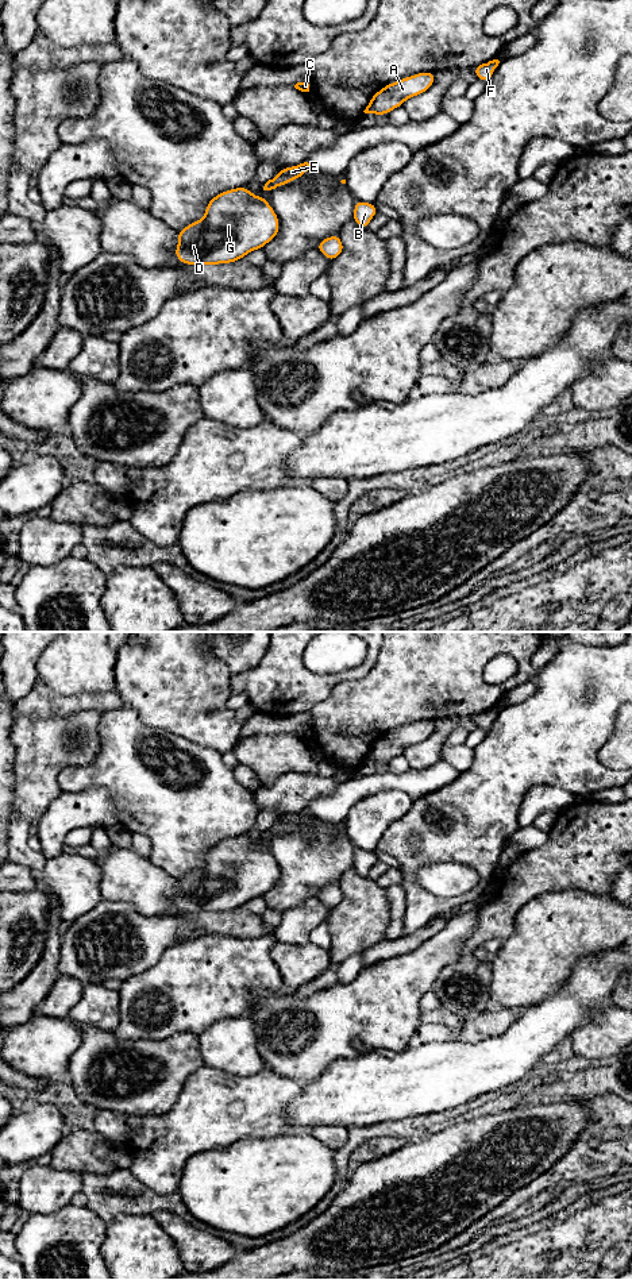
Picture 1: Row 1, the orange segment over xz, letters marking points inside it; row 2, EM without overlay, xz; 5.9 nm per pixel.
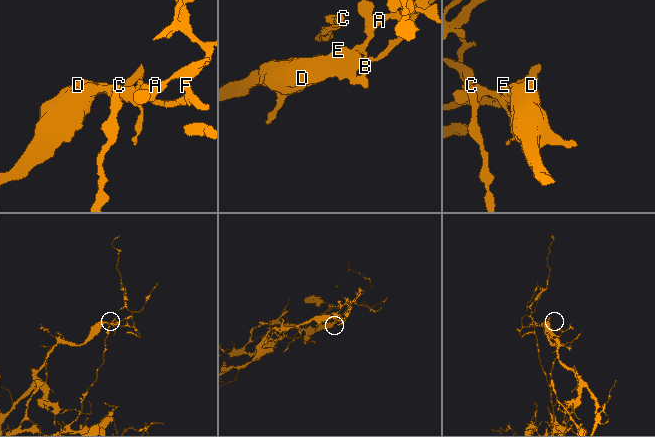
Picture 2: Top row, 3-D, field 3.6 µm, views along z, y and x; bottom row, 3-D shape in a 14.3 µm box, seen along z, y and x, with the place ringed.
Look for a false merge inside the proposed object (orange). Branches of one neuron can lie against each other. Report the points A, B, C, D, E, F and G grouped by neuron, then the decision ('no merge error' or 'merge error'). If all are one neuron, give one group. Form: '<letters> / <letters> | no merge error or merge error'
A B C D E F G | no merge error

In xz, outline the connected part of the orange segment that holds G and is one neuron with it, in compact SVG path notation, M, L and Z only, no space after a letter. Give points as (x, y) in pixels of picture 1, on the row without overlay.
M240 834L211 847L201 868L177 879L178 895L173 902L182 913L232 911L266 894L278 880L280 868L267 847L254 844L246 834Z

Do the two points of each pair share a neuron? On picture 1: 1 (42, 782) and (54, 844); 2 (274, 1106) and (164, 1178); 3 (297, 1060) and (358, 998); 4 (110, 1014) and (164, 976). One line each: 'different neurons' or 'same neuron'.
1: different neurons
2: same neuron
3: same neuron
4: different neurons

